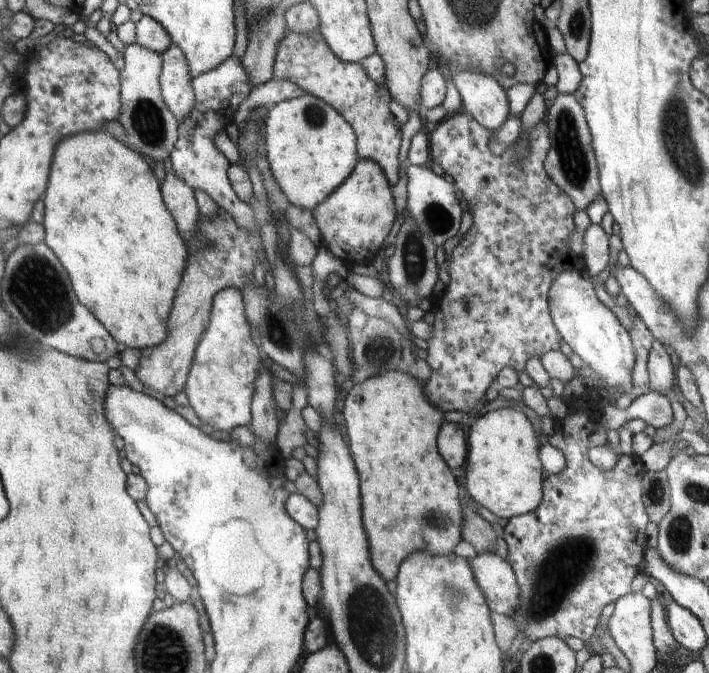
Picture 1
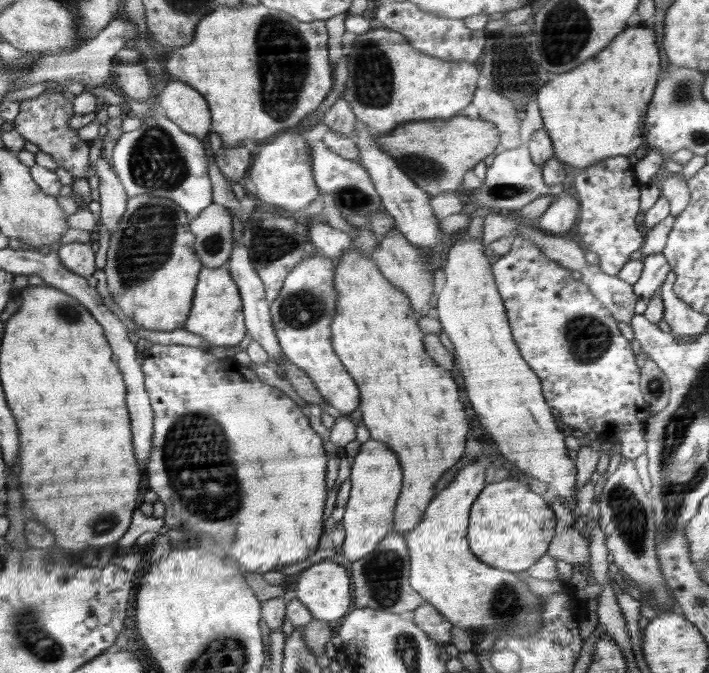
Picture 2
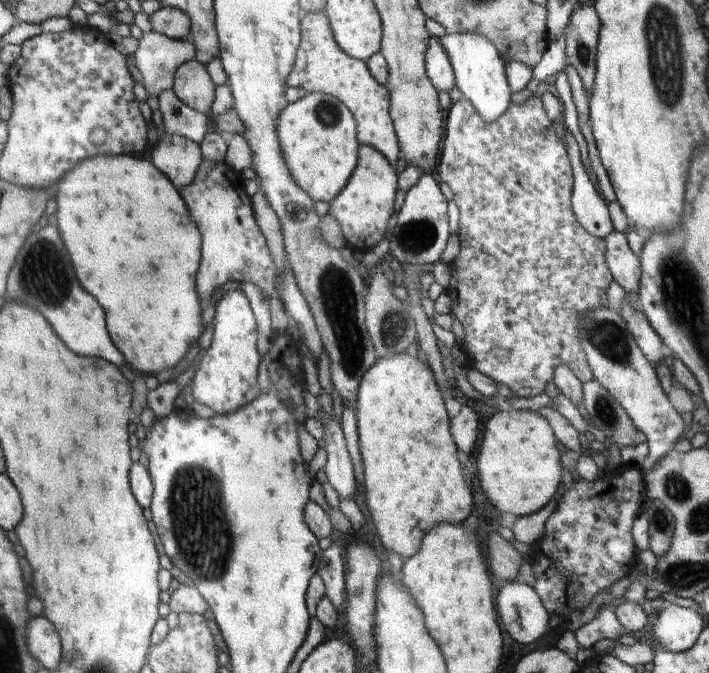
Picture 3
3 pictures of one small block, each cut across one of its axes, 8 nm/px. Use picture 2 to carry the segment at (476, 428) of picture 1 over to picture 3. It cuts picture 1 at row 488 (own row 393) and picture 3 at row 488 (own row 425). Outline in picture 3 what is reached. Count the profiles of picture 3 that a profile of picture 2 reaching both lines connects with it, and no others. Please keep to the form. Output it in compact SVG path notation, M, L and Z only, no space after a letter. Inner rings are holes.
M503 405L490 417L478 456L478 478L486 498L500 512L525 517L534 515L550 503L558 490L562 472L554 440L548 420L530 409Z

